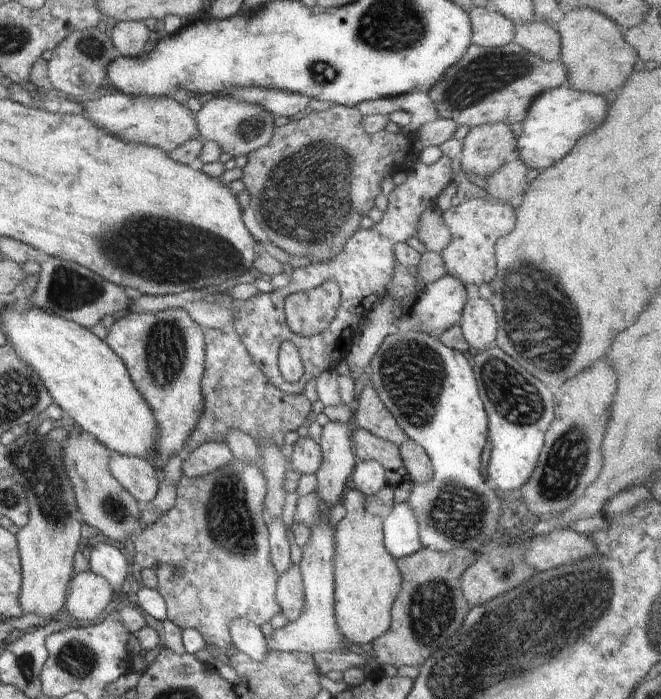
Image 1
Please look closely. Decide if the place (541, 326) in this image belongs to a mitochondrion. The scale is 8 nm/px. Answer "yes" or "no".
yes

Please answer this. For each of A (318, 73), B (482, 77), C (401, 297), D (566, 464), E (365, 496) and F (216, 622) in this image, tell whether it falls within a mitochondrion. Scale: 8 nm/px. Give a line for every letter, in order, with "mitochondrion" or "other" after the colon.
A: mitochondrion
B: mitochondrion
C: other
D: mitochondrion
E: other
F: other

